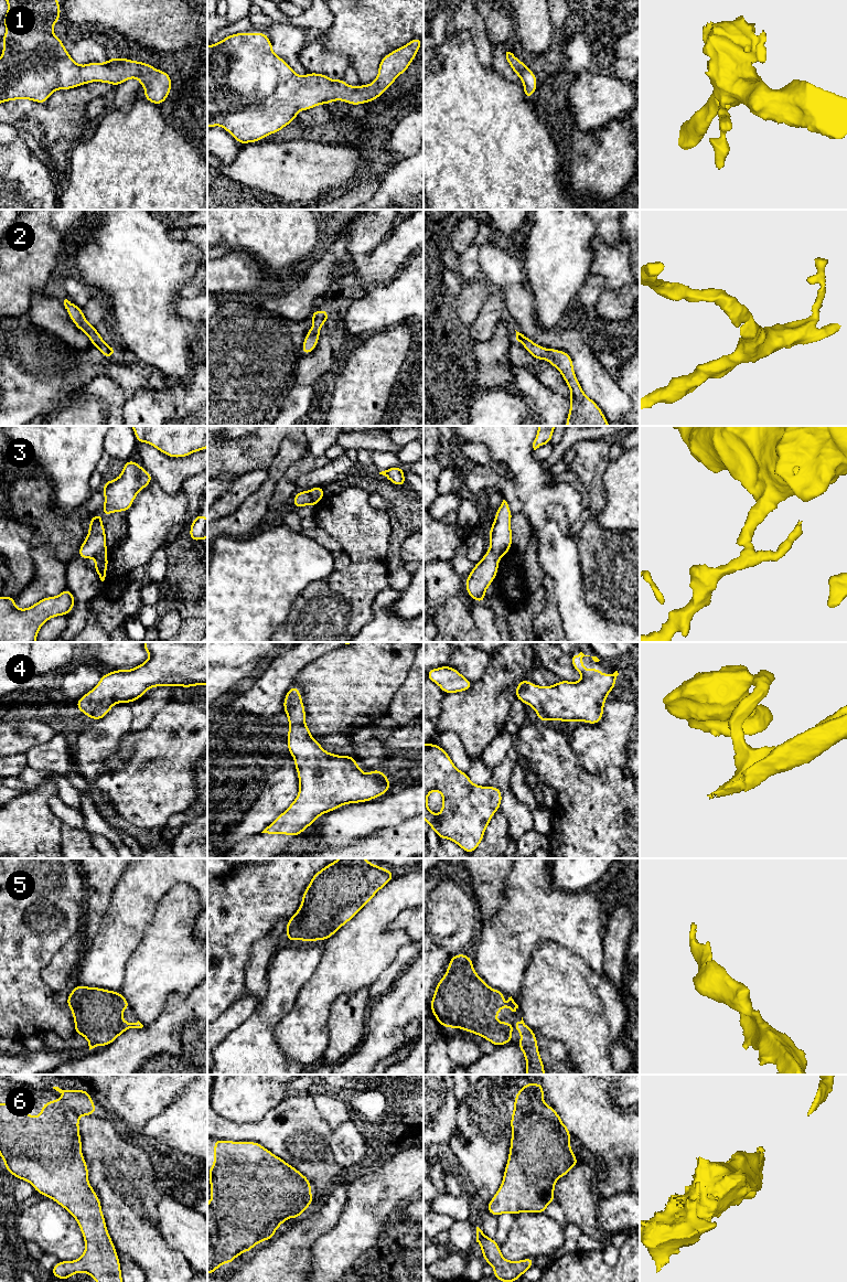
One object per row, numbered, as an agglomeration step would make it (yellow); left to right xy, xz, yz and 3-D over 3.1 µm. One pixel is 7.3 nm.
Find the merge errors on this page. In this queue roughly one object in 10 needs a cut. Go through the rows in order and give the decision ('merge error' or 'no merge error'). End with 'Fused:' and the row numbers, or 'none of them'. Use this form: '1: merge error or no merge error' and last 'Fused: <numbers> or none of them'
1: no merge error
2: no merge error
3: merge error
4: no merge error
5: no merge error
6: no merge error
Fused: 3

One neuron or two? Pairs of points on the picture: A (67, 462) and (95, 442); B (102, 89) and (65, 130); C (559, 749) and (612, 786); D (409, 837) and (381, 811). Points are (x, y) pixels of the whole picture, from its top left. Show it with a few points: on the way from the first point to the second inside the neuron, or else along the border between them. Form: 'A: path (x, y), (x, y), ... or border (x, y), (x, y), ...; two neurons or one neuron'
A: path (74, 456), (88, 442); one neuron
B: path (89, 92), (65, 118); one neuron
C: path (568, 764), (590, 786), (598, 786); one neuron
D: border (411, 818), (394, 825); two neurons

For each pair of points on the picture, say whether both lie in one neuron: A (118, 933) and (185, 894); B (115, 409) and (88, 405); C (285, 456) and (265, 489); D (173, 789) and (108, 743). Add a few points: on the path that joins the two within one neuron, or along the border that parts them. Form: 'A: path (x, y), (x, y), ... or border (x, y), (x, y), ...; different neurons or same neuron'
A: path (135, 932), (169, 903); same neuron
B: border (81, 393), (95, 396), (105, 414); different neurons
C: path (280, 463), (271, 481); same neuron
D: border (131, 729), (104, 772); different neurons

